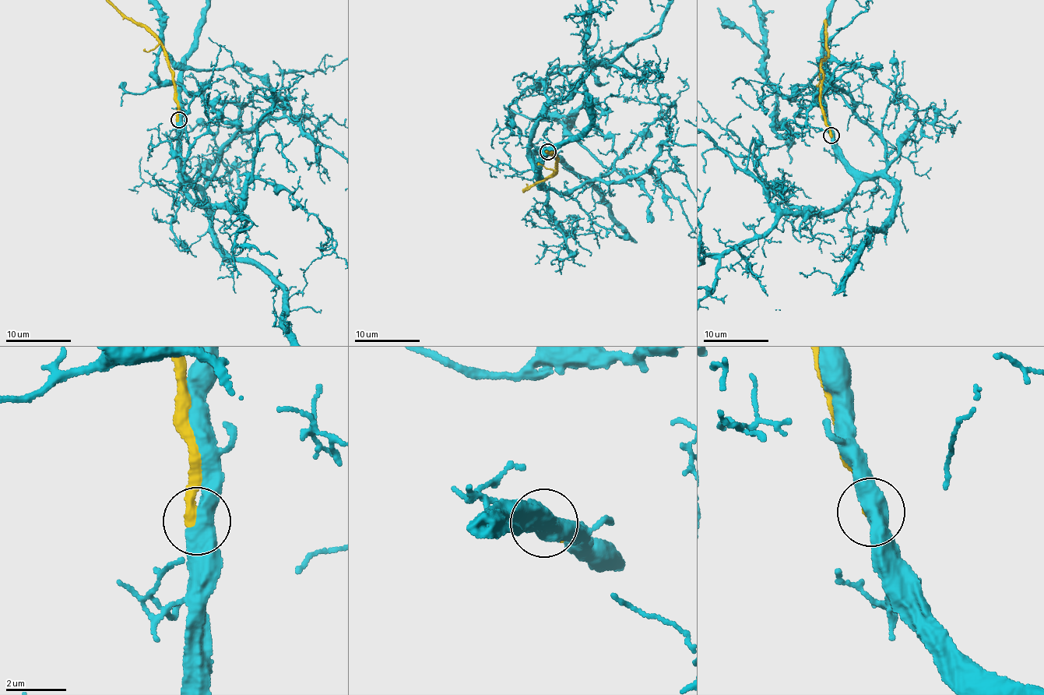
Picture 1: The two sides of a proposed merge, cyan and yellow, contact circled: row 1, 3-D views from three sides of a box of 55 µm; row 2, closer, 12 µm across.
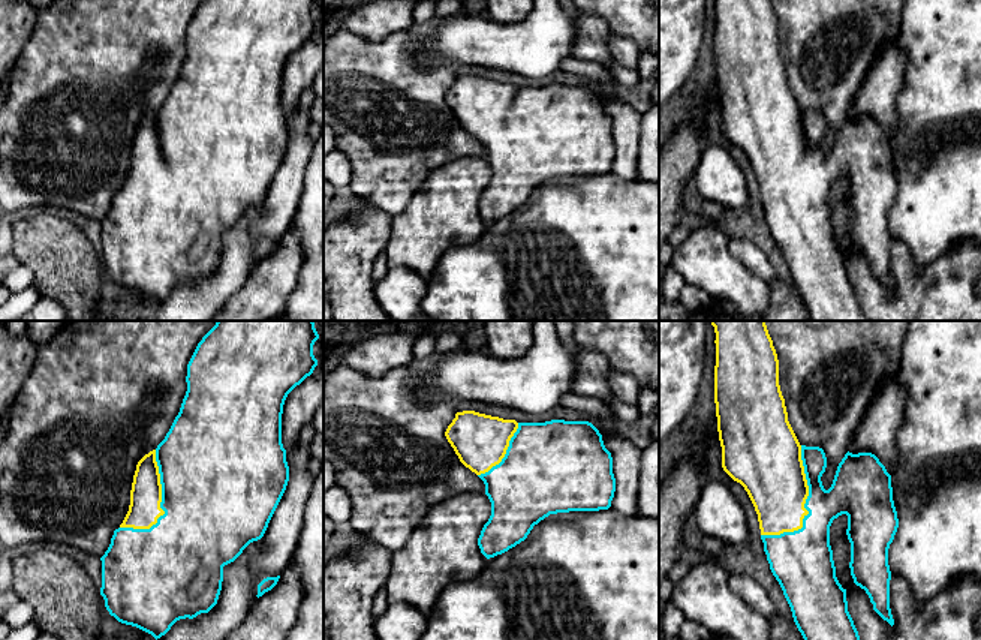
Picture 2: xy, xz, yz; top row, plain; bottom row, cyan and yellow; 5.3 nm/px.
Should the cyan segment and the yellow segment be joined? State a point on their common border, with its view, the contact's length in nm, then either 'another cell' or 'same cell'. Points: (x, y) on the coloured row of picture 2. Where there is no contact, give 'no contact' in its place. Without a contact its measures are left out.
meets cyan in yz at (805, 507); contact 550 nm long; same cell

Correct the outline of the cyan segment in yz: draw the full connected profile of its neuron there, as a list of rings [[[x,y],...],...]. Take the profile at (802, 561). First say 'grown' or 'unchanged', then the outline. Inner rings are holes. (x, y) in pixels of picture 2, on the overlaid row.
grown; [[[711,321],[716,333],[714,403],[722,447],[722,468],[747,492],[758,514],[761,540],[770,570],[791,607],[794,622],[804,640],[860,640],[848,612],[846,589],[836,577],[830,526],[842,514],[848,516],[846,535],[851,543],[851,576],[866,591],[873,610],[891,627],[888,549],[899,528],[893,501],[891,475],[872,453],[846,453],[837,466],[833,484],[824,489],[821,477],[827,457],[819,447],[801,445],[788,421],[785,399],[779,385],[779,360],[765,321]]]

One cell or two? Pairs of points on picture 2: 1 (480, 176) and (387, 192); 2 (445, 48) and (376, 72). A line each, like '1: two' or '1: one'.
1: two
2: two

